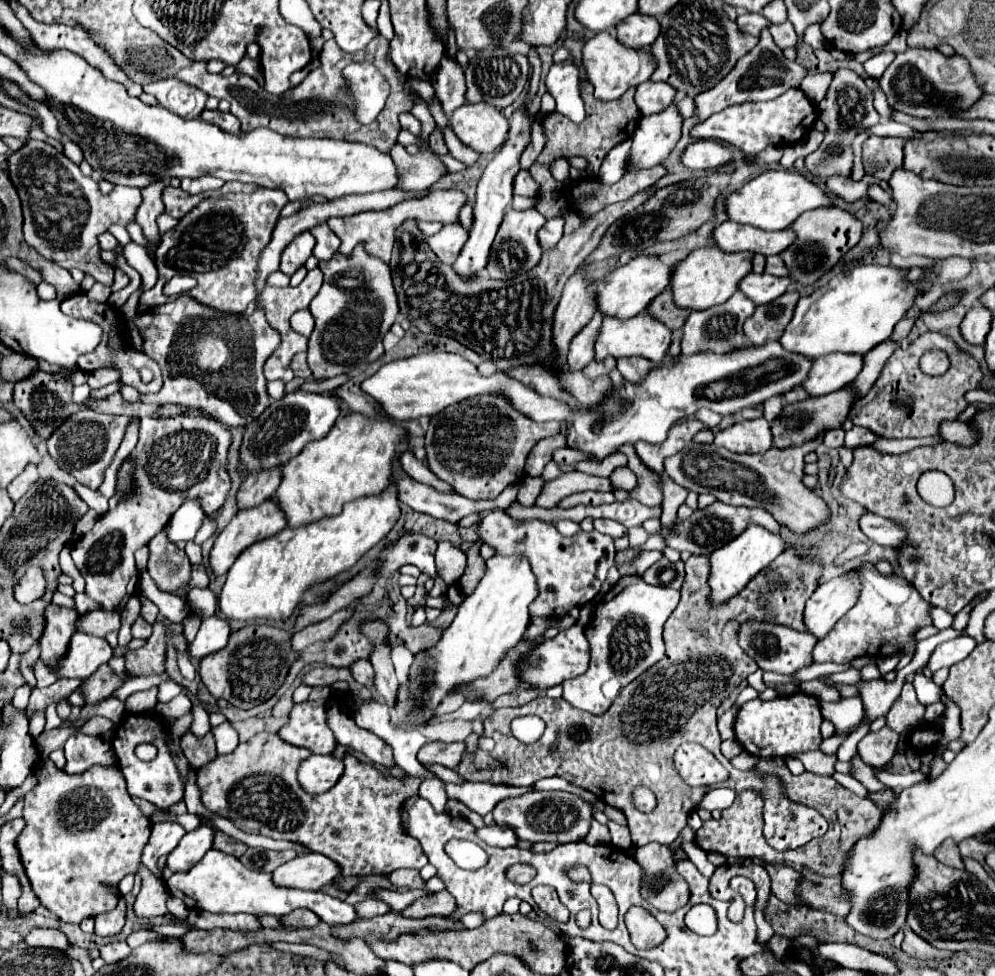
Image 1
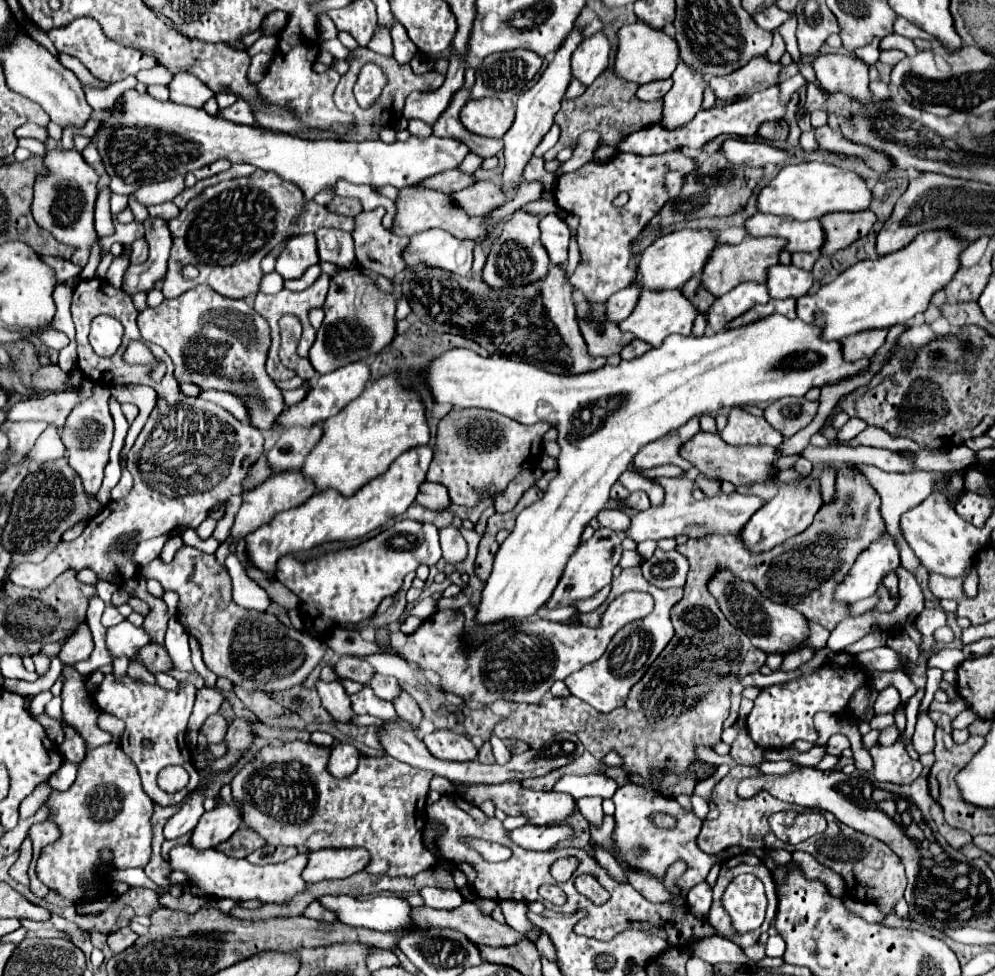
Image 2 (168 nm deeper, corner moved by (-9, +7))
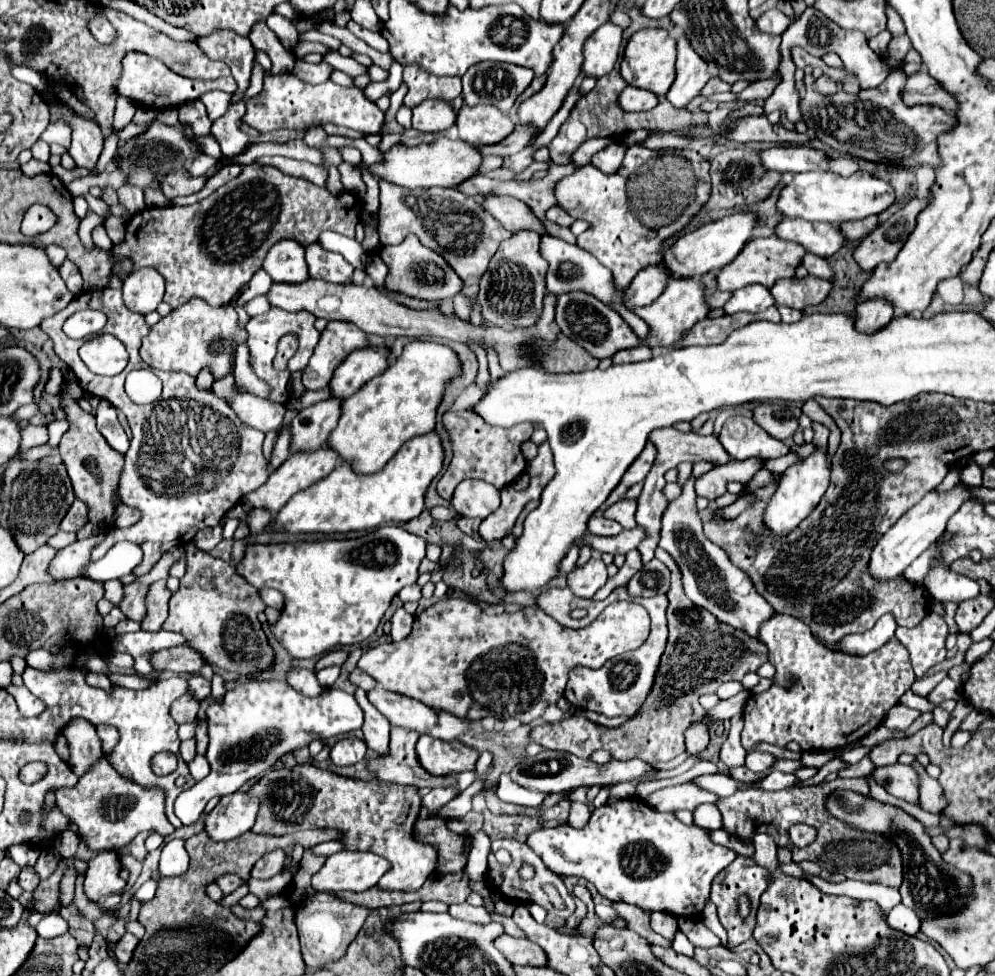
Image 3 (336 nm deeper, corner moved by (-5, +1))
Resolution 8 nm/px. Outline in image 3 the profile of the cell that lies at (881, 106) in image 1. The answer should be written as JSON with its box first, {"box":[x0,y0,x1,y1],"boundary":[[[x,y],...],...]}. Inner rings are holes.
{"box":[869,30,892,53],"boundary":[[[888,30],[880,32],[877,36],[869,40],[870,48],[876,53],[883,53],[888,44],[890,43],[892,36]]]}

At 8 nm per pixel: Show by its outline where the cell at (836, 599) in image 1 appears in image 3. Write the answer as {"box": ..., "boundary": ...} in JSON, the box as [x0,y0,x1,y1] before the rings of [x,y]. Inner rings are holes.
{"box":[868,487,970,581],"boundary":[[[954,487],[948,493],[938,493],[936,489],[930,491],[918,505],[914,505],[908,513],[904,513],[898,523],[894,523],[876,543],[872,555],[870,555],[870,563],[868,563],[868,573],[872,577],[878,577],[880,581],[890,581],[894,577],[900,577],[904,573],[904,569],[916,559],[920,557],[946,529],[948,517],[952,517],[952,513],[956,513],[956,509],[970,499],[968,493],[962,487]]]}

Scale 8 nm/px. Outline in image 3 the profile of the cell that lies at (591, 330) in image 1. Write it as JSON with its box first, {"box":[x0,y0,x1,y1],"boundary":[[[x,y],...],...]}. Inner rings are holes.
{"box":[622,265,670,309],"boundary":[[[658,265],[642,269],[628,285],[628,289],[624,289],[624,301],[622,301],[624,307],[638,309],[638,307],[650,305],[660,295],[660,289],[664,289],[668,279],[670,277]]]}

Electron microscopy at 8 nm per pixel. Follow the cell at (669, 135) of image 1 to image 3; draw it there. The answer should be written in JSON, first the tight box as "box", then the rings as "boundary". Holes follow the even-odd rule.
{"box":[666,39,708,107],"boundary":[[[678,39],[678,61],[676,61],[676,79],[666,95],[674,107],[686,107],[694,97],[700,95],[702,87],[708,83],[708,67],[704,59],[690,49],[688,39]]]}

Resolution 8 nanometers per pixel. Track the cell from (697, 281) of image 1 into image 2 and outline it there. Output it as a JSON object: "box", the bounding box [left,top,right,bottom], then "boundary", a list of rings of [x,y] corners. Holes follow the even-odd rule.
{"box":[702,237,786,297],"boundary":[[[746,237],[738,245],[718,245],[702,271],[702,285],[708,287],[712,295],[720,297],[744,281],[766,283],[768,267],[778,265],[780,251],[784,247],[786,247],[786,241],[780,237]]]}

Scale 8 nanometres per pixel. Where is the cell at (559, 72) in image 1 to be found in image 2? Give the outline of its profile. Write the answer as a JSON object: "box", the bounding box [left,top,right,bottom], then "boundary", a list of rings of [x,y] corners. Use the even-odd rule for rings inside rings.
{"box":[572,31,612,85],"boundary":[[[604,31],[586,37],[572,55],[572,73],[584,85],[590,85],[606,67],[612,45]]]}

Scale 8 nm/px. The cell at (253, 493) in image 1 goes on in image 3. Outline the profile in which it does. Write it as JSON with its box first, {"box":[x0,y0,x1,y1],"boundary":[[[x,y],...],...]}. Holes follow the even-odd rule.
{"box":[290,401,340,451],"boundary":[[[320,401],[308,409],[302,409],[290,425],[290,451],[314,451],[320,449],[328,435],[334,431],[340,417],[340,401]]]}

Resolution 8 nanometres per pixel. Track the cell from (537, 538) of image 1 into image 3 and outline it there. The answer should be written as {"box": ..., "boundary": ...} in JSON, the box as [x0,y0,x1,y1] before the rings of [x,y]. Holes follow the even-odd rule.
{"box":[568,553,608,599],"boundary":[[[594,553],[590,557],[590,561],[582,567],[574,567],[568,575],[568,589],[582,597],[582,599],[590,599],[608,579],[608,573],[606,573],[606,565],[600,557],[600,553]]]}

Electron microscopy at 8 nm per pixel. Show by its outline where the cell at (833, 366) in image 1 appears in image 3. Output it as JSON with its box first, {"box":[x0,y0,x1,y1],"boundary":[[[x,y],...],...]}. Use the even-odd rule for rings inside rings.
{"box":[854,301,892,333],"boundary":[[[864,301],[856,305],[854,327],[858,333],[876,333],[892,319],[892,307],[886,301]]]}

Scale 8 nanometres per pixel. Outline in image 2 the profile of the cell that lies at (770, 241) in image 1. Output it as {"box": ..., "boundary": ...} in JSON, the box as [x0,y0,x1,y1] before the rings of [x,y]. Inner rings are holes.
{"box":[746,213,824,251],"boundary":[[[756,213],[746,221],[748,233],[764,233],[782,237],[788,241],[786,251],[820,251],[824,245],[824,229],[820,227],[818,219],[812,221],[796,221],[788,217],[776,217],[776,215],[764,215]]]}

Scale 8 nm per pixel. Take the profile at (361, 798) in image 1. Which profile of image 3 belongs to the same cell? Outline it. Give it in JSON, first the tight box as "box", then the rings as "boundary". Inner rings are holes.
{"box":[248,763,436,891],"boundary":[[[302,763],[292,769],[270,769],[248,793],[260,799],[254,833],[280,837],[300,829],[336,829],[340,833],[338,841],[346,849],[372,851],[388,859],[392,867],[378,881],[380,889],[416,891],[436,867],[436,849],[412,839],[412,827],[422,807],[418,787],[378,779],[362,781]]]}

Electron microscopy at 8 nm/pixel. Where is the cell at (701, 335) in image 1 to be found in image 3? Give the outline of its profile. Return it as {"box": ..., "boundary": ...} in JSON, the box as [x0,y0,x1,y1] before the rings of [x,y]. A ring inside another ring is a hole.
{"box":[724,285,774,315],"boundary":[[[752,285],[752,287],[744,287],[732,293],[730,301],[724,305],[724,315],[734,315],[738,311],[760,313],[768,309],[770,305],[774,305],[770,291],[762,285]]]}

